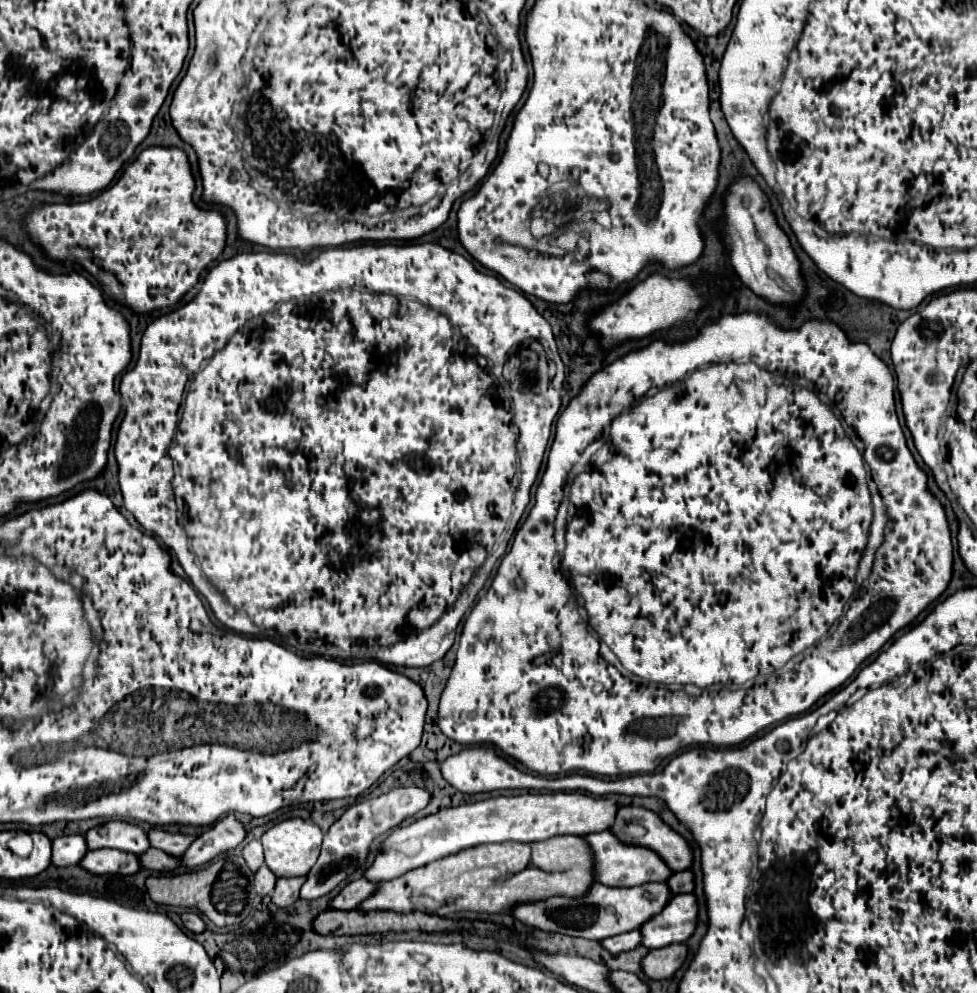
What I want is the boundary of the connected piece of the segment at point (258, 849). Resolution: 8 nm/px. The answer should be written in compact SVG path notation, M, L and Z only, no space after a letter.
M252 840L244 846L244 860L248 862L250 870L258 870L264 864L264 854L262 854L262 844L258 840Z

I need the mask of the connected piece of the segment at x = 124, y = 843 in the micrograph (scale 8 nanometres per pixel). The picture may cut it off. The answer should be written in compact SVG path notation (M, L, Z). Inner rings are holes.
M112 820L102 826L96 826L84 834L88 850L100 850L100 848L114 848L114 850L124 850L132 854L142 854L148 850L148 838L146 832L128 822Z

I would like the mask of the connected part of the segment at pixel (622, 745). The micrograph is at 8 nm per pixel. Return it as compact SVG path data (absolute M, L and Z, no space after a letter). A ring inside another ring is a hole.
M760 312L722 314L720 318L708 320L700 328L698 334L686 338L684 342L670 344L664 338L656 338L652 344L632 350L620 356L618 360L614 360L612 364L604 366L602 370L594 372L584 384L584 388L580 390L580 394L570 400L570 404L560 416L570 416L570 418L616 416L608 428L608 438L606 438L608 446L600 448L592 456L594 462L588 464L586 470L572 480L568 518L566 518L566 550L564 550L564 560L562 560L568 572L568 578L572 580L574 590L578 594L578 604L586 610L590 624L594 632L600 636L600 640L588 634L586 620L580 616L580 608L576 604L574 592L562 580L560 562L558 562L560 558L554 550L554 528L552 528L556 508L562 500L562 486L566 480L566 470L572 468L572 462L578 458L578 454L582 454L584 448L590 442L594 442L598 436L590 438L588 426L584 422L566 422L566 420L560 422L558 418L554 444L548 456L548 468L536 490L536 504L530 510L524 524L520 526L520 530L516 532L510 552L500 562L500 568L492 580L490 592L486 592L478 600L478 604L472 608L470 616L464 622L464 628L462 628L464 634L458 644L456 662L454 662L452 674L440 698L438 720L436 720L438 728L442 730L446 738L458 744L464 744L464 746L492 744L500 748L506 756L522 762L528 770L538 772L542 776L554 776L554 774L560 776L560 774L570 774L570 772L586 772L594 776L648 774L648 772L654 772L662 760L684 750L686 746L736 746L736 744L746 742L748 738L752 738L754 734L758 734L760 730L772 724L778 724L786 718L808 712L818 702L818 698L842 686L856 672L856 668L868 656L878 652L898 630L912 624L918 618L918 614L924 612L934 600L938 600L940 594L950 584L954 560L952 560L952 536L950 536L948 516L940 500L928 490L928 474L916 464L912 452L906 446L906 438L904 438L904 432L896 416L892 368L886 362L882 362L870 350L868 344L850 342L846 332L842 332L842 328L834 324L832 320L814 318L814 320L806 320L798 328L786 328L786 326L776 324L764 312L762 314ZM780 364L784 364L788 372L800 374L812 380L820 393L810 388L802 388L792 376L786 376L784 372L779 371ZM650 388L662 388L662 390L658 390L654 396L646 396ZM821 392L828 392L828 396L832 396L832 402L838 404L842 411L835 405L832 410L828 404L824 404ZM842 412L844 412L846 424L850 424L856 430L856 434L864 440L864 443L858 438L850 440L846 428L840 422L843 418ZM864 444L866 444L866 464L870 466L870 472L872 472L872 476L868 474L868 486L866 486L866 470L869 472L869 468L867 465L864 468L864 458L860 456L860 452L863 453L865 449ZM868 488L872 492L872 502L870 502ZM854 578L856 578L856 586L862 586L862 588L856 600L852 600L849 608L849 603L846 605L846 602L850 602L850 598L854 596L854 590L856 590ZM834 622L838 622L838 626L830 632ZM822 638L824 638L824 649L816 649ZM598 642L604 642L618 656L618 660L630 674L646 682L634 684L632 680L618 674L618 670L610 670L610 666L598 654ZM648 682L656 686L664 686L666 690L648 690L650 686Z

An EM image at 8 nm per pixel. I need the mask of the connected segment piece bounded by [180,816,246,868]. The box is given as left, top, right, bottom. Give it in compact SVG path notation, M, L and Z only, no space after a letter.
M226 816L190 844L184 856L180 856L180 864L182 868L202 866L212 858L216 858L218 854L236 848L244 840L244 836L246 832L242 824L234 816Z

